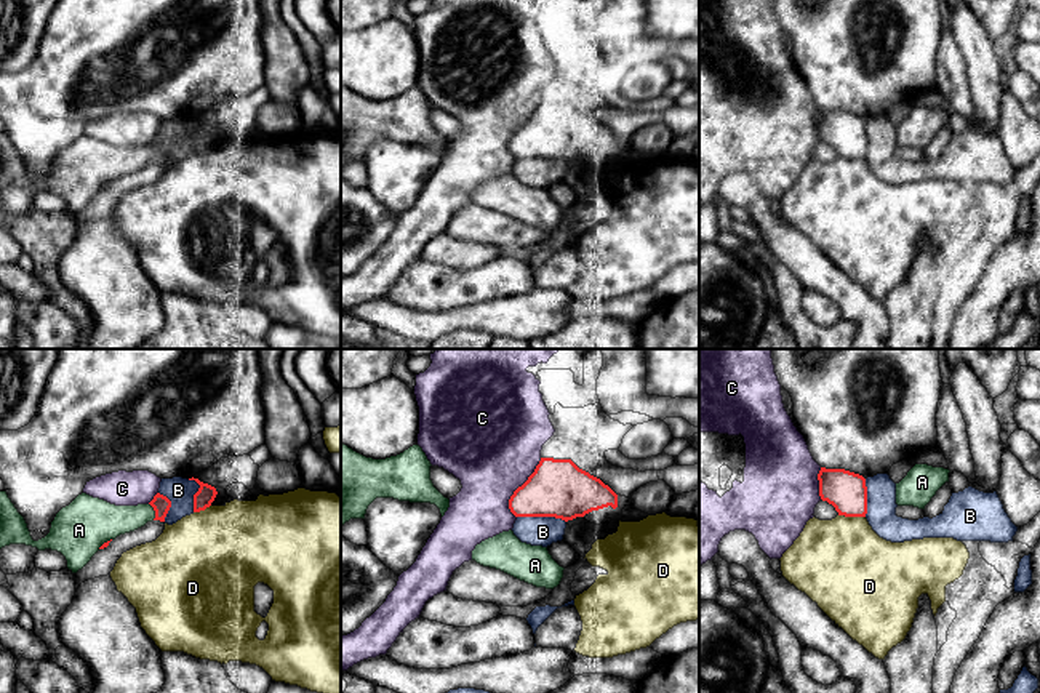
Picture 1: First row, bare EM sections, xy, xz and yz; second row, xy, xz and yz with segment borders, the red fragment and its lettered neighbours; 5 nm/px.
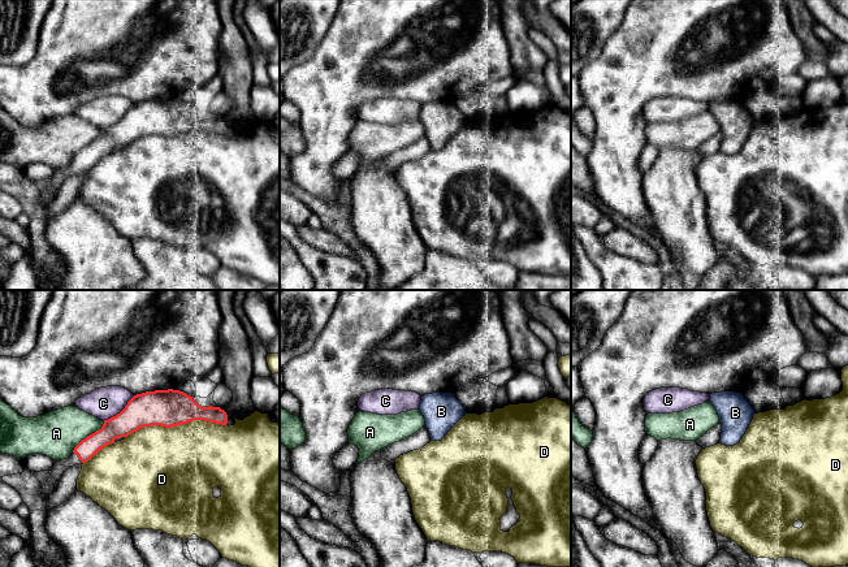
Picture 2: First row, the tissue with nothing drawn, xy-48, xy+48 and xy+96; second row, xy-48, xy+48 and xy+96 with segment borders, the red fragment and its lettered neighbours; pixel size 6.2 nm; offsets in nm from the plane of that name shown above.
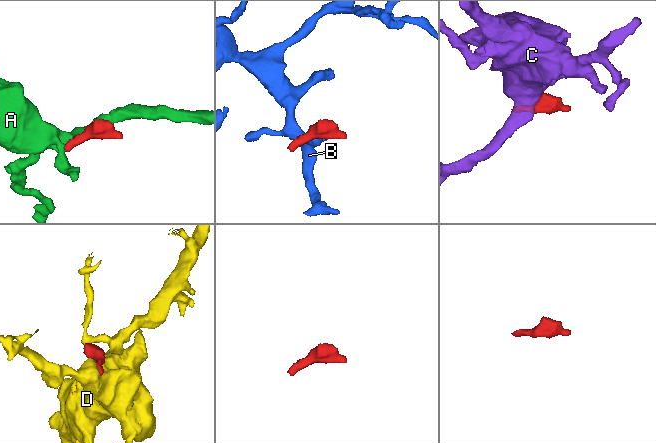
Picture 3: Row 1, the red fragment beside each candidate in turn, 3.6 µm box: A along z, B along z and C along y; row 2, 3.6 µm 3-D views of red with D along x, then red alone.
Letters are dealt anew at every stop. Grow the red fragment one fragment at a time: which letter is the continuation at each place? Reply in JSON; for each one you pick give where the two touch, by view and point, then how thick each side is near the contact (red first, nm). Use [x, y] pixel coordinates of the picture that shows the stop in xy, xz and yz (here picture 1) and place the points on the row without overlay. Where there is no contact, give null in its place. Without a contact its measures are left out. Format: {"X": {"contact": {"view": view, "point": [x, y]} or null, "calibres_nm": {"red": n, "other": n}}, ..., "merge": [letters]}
{"merge": []}

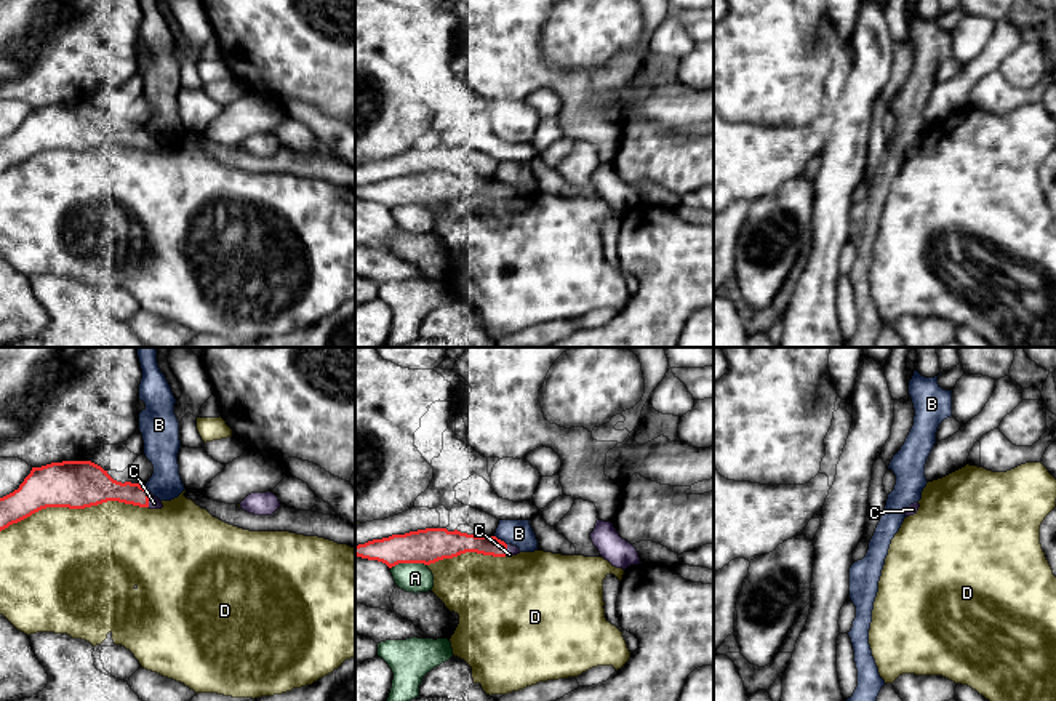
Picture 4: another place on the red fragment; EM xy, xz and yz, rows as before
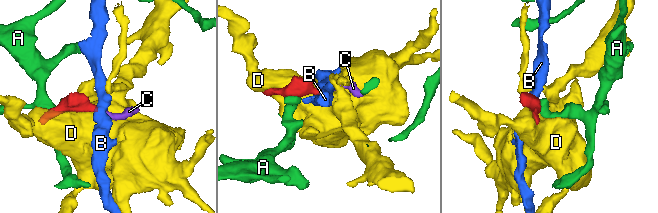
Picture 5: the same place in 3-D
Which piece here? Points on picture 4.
{"C": {"contact": {"view": "xy", "point": [148, 141]}, "calibres_nm": {"red": 160, "other": 60}}, "merge": ["C"]}

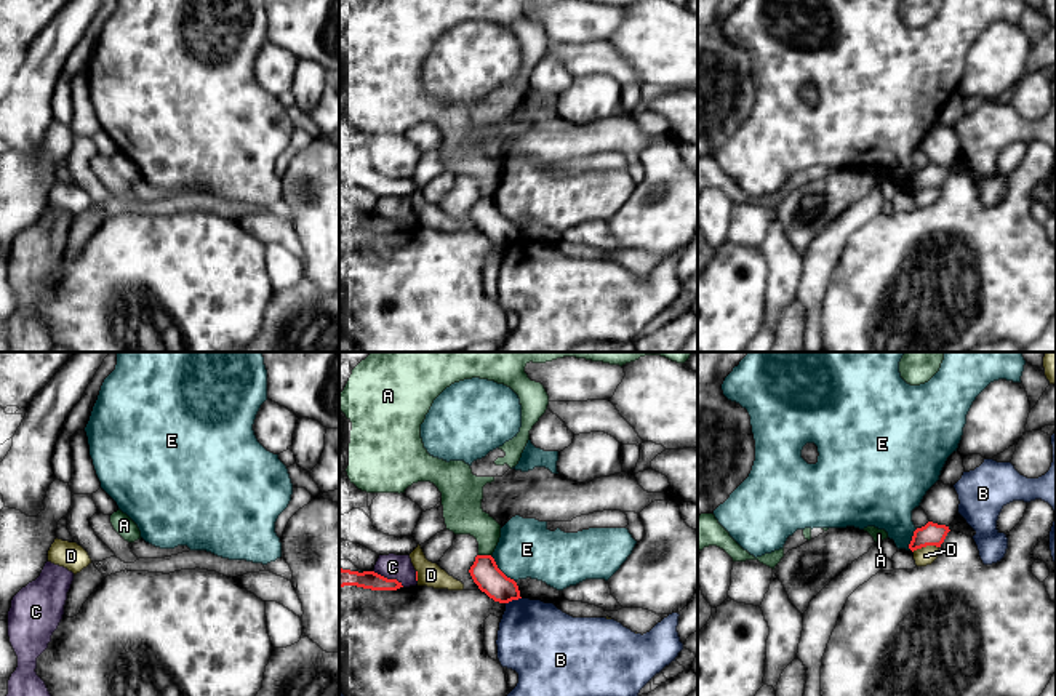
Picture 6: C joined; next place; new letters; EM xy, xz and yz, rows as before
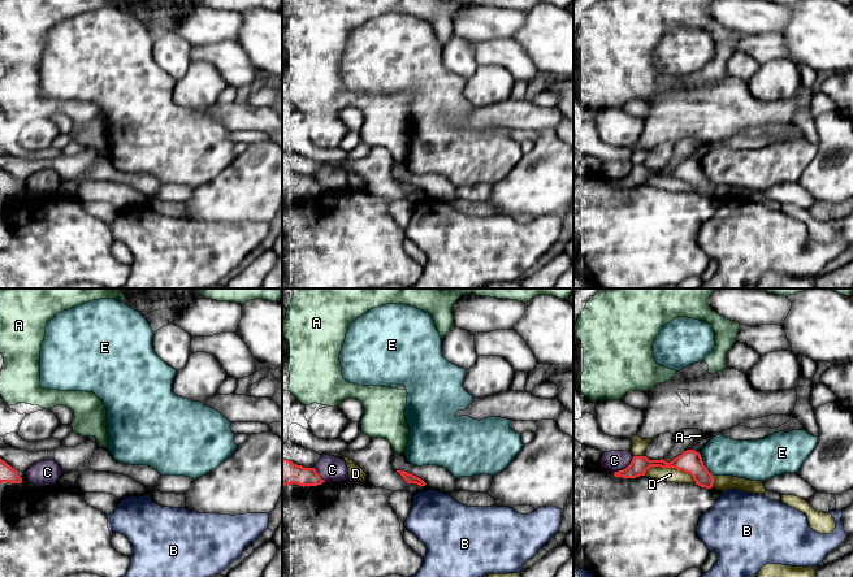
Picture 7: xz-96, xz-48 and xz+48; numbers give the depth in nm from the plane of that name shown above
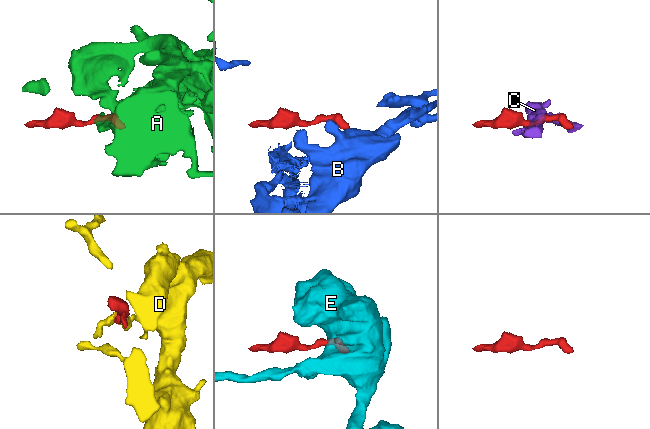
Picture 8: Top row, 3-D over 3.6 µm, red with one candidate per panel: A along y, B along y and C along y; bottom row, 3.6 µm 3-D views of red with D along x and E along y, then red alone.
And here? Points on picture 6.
{"merge": []}

